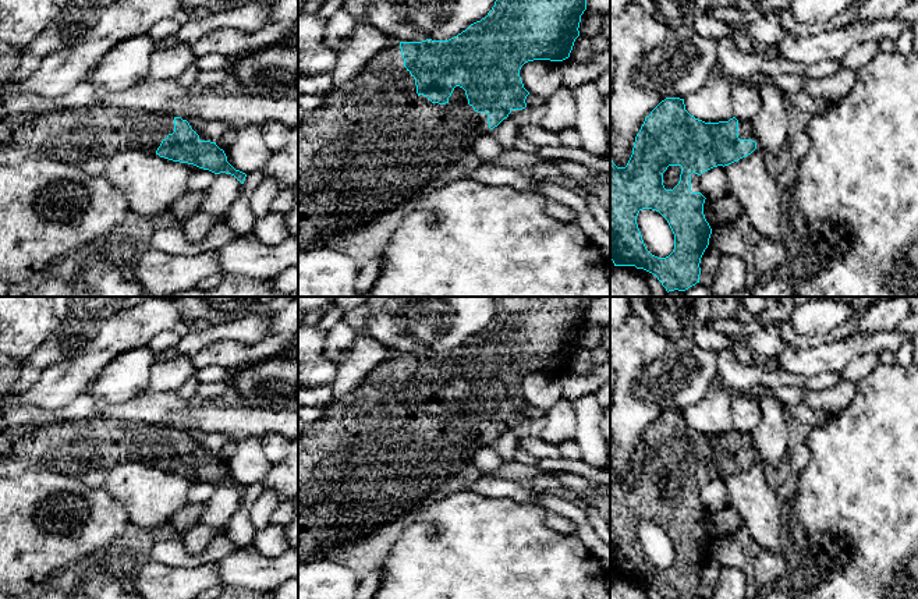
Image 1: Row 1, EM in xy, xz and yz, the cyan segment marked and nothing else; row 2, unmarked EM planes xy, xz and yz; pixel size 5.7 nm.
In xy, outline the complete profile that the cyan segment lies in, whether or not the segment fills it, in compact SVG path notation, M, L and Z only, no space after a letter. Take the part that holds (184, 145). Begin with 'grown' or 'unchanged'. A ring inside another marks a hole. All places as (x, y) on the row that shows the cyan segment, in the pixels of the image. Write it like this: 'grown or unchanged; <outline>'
grown; M99 104L59 107L24 121L0 145L0 164L17 164L29 156L81 162L124 149L231 174L241 184L247 177L227 162L216 142L201 141L181 117Z

